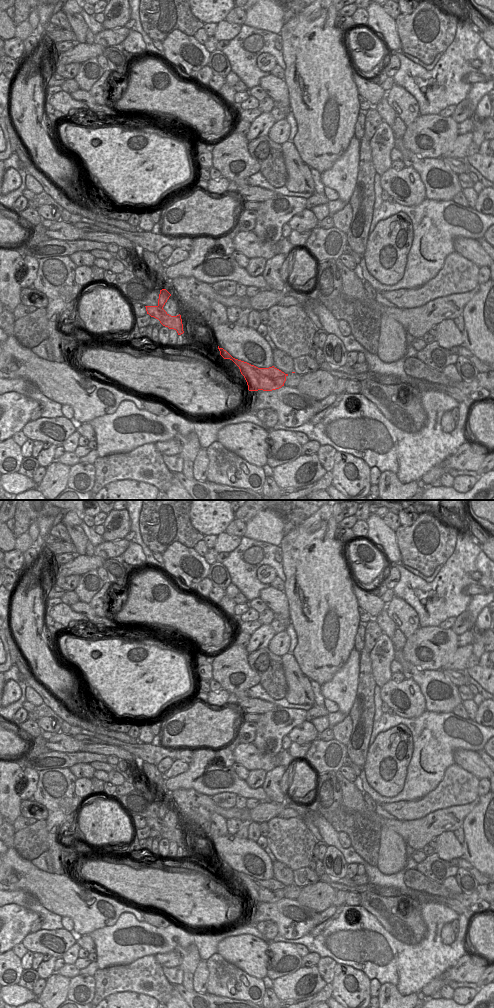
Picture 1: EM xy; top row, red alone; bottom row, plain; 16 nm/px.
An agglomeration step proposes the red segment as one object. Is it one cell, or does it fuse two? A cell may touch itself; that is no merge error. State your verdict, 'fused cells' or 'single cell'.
fused cells

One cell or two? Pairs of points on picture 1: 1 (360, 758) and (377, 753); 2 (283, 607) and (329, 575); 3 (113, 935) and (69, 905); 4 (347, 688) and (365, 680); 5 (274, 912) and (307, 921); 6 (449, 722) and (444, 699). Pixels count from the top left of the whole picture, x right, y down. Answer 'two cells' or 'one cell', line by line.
1: two cells
2: two cells
3: two cells
4: two cells
5: one cell
6: two cells

